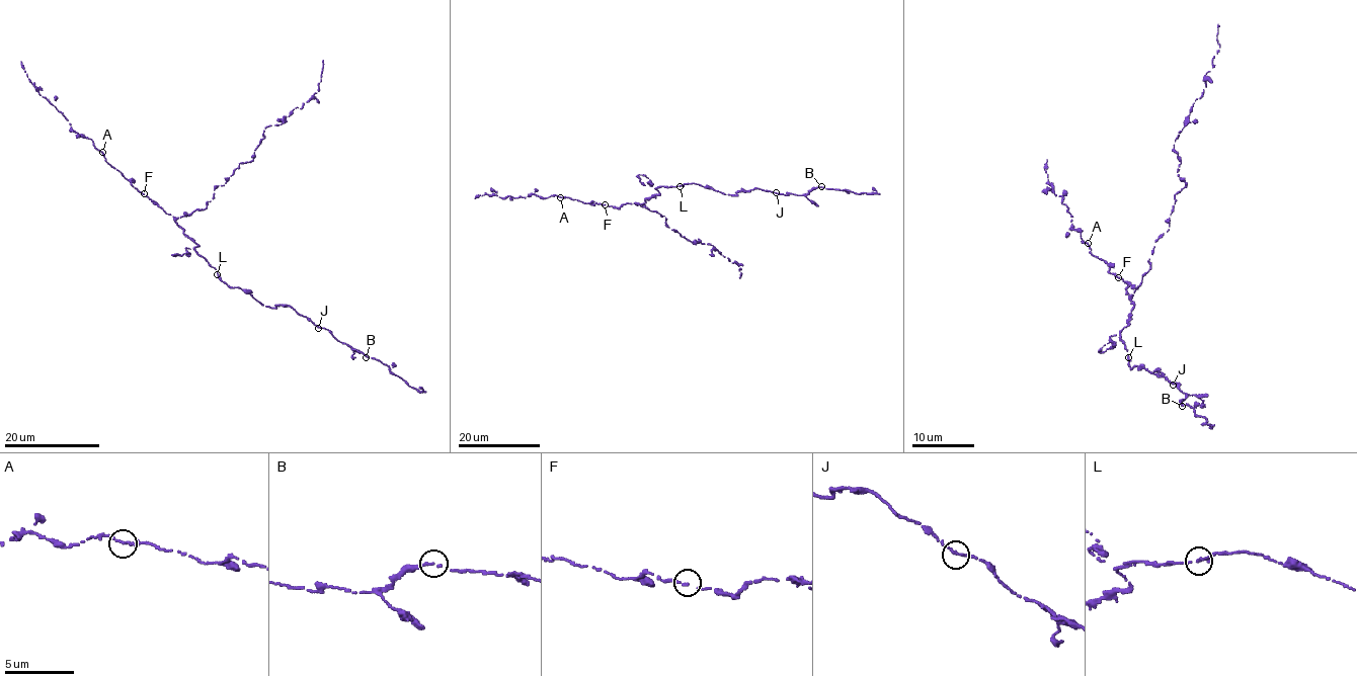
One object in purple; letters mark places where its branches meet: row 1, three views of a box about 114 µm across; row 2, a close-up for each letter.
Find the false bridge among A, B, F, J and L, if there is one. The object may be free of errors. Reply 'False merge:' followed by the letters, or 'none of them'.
False merge: none of them

